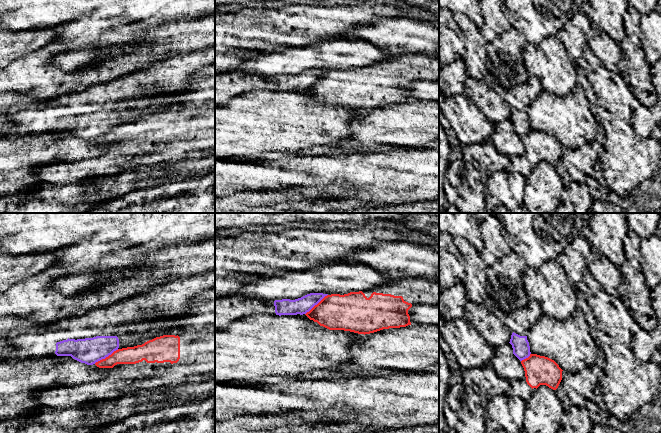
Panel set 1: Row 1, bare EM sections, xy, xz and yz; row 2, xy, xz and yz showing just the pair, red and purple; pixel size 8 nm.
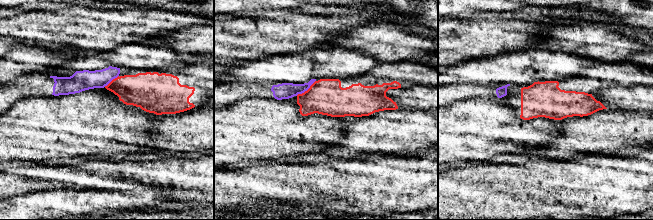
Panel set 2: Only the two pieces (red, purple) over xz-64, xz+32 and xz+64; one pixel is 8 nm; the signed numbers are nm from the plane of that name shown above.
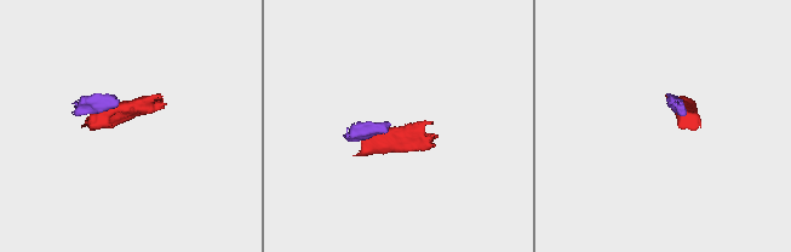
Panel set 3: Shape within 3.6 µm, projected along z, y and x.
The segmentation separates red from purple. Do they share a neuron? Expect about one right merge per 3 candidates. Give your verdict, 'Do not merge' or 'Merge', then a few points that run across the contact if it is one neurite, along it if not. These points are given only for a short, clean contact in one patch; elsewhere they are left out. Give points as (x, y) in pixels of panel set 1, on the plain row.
Do not merge. Line: xy (118, 125), (94, 139)

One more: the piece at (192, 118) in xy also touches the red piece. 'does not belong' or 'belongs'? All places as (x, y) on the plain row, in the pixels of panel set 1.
belongs

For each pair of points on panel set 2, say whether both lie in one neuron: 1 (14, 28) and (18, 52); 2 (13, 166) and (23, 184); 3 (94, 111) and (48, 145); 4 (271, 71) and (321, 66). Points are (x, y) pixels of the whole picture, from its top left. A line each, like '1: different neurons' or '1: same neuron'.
1: different neurons
2: same neuron
3: same neuron
4: same neuron

